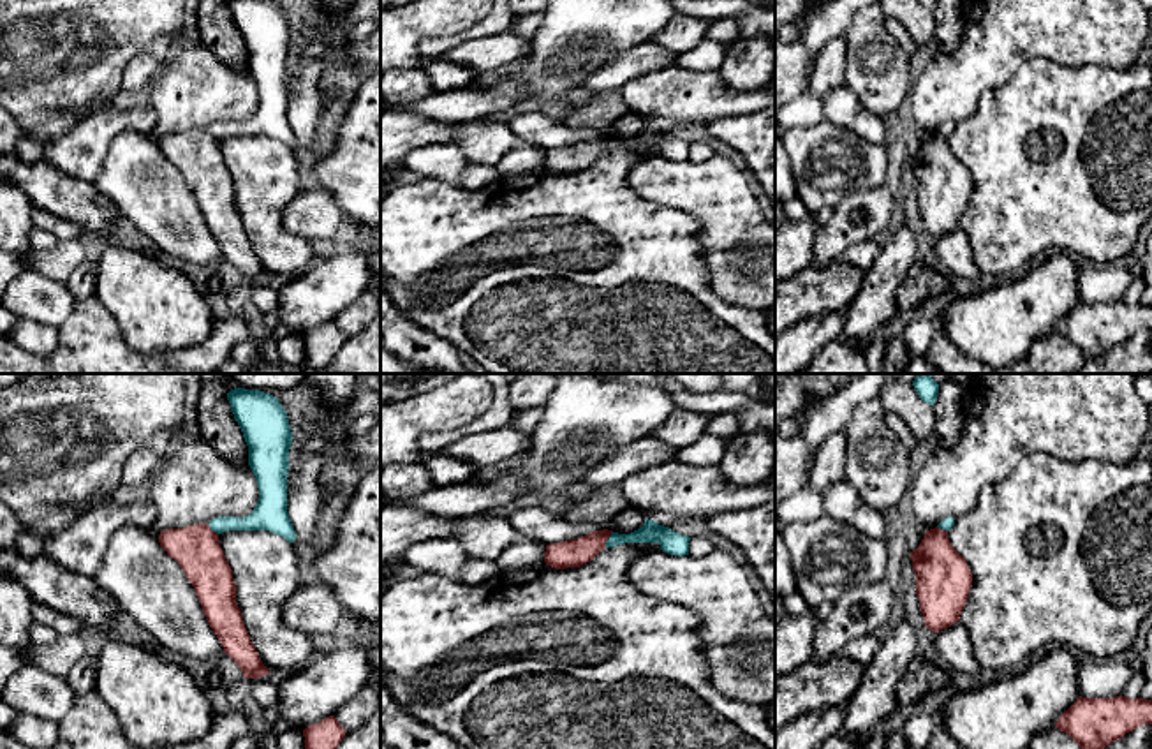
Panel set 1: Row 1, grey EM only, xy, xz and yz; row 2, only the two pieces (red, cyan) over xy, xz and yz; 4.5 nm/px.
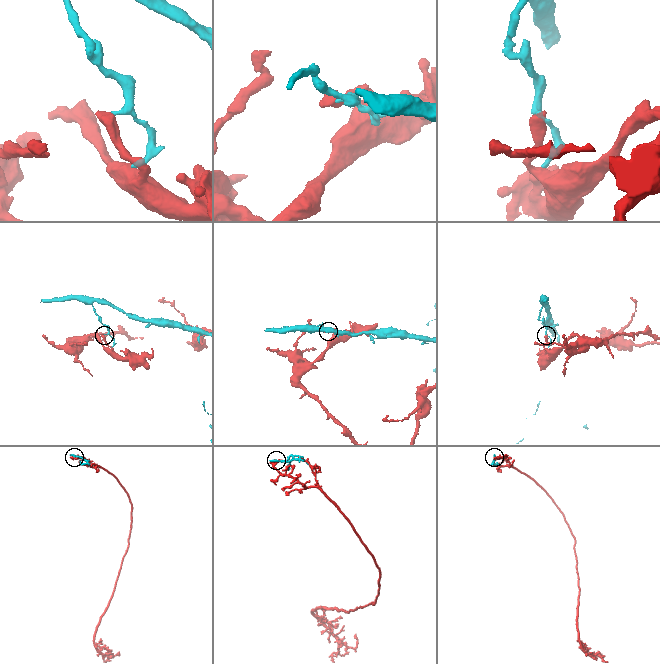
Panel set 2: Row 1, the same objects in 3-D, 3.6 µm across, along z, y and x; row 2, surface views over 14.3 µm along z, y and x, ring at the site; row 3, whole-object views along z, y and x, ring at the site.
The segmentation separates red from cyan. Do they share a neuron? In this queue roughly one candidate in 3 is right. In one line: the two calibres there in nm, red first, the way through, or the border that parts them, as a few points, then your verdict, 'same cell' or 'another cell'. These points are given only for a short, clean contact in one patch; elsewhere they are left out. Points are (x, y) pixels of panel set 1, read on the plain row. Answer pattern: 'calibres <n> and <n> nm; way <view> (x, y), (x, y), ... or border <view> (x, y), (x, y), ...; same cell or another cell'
calibres 130 and 100 nm; border xz (612, 136), (605, 152); another cell

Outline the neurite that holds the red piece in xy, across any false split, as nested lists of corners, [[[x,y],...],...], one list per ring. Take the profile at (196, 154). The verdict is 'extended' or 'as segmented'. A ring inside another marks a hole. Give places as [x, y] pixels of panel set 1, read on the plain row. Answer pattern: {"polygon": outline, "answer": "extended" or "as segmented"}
{"polygon": [[[196,129],[162,136],[159,148],[187,180],[210,233],[222,248],[224,257],[240,271],[243,282],[259,284],[270,280],[250,247],[236,210],[233,174],[218,150],[218,139],[208,129]]], "answer": "as segmented"}

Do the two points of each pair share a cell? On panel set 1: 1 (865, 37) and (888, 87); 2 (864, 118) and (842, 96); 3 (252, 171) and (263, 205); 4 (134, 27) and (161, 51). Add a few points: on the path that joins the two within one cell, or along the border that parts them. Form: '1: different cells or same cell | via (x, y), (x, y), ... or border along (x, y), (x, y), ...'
1: same cell | via (871, 50), (879, 74)
2: same cell | via (856, 115), (844, 103)
3: same cell | via (261, 180), (263, 196)
4: different cells | border along (173, 39), (154, 37), (124, 73)

